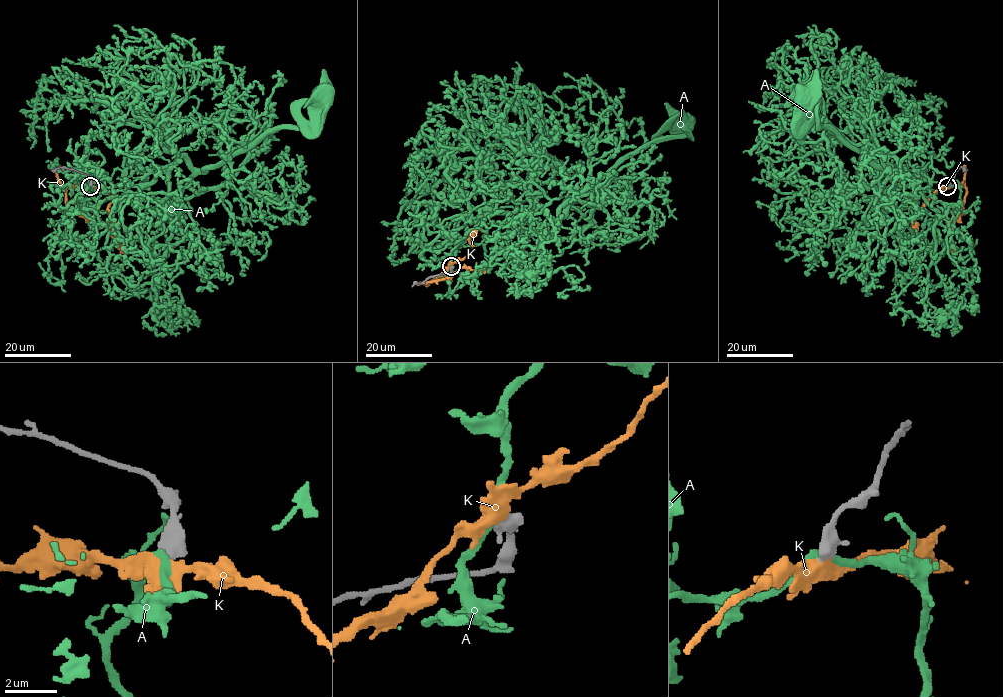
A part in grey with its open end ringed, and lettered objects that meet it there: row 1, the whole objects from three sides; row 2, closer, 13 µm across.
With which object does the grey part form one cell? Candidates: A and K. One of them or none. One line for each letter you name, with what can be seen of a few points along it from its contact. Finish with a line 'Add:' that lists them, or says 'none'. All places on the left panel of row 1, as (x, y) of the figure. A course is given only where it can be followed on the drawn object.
Add: none

